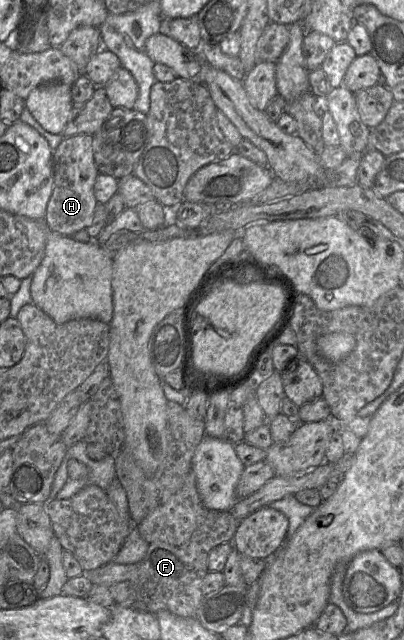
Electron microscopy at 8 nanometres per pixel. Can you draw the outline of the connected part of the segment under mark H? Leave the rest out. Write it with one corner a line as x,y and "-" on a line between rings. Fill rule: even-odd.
88,134
65,137
53,152
54,187
45,214
45,222
51,232
72,236
92,223
97,204
94,184
99,174
94,162
92,141
92,135

